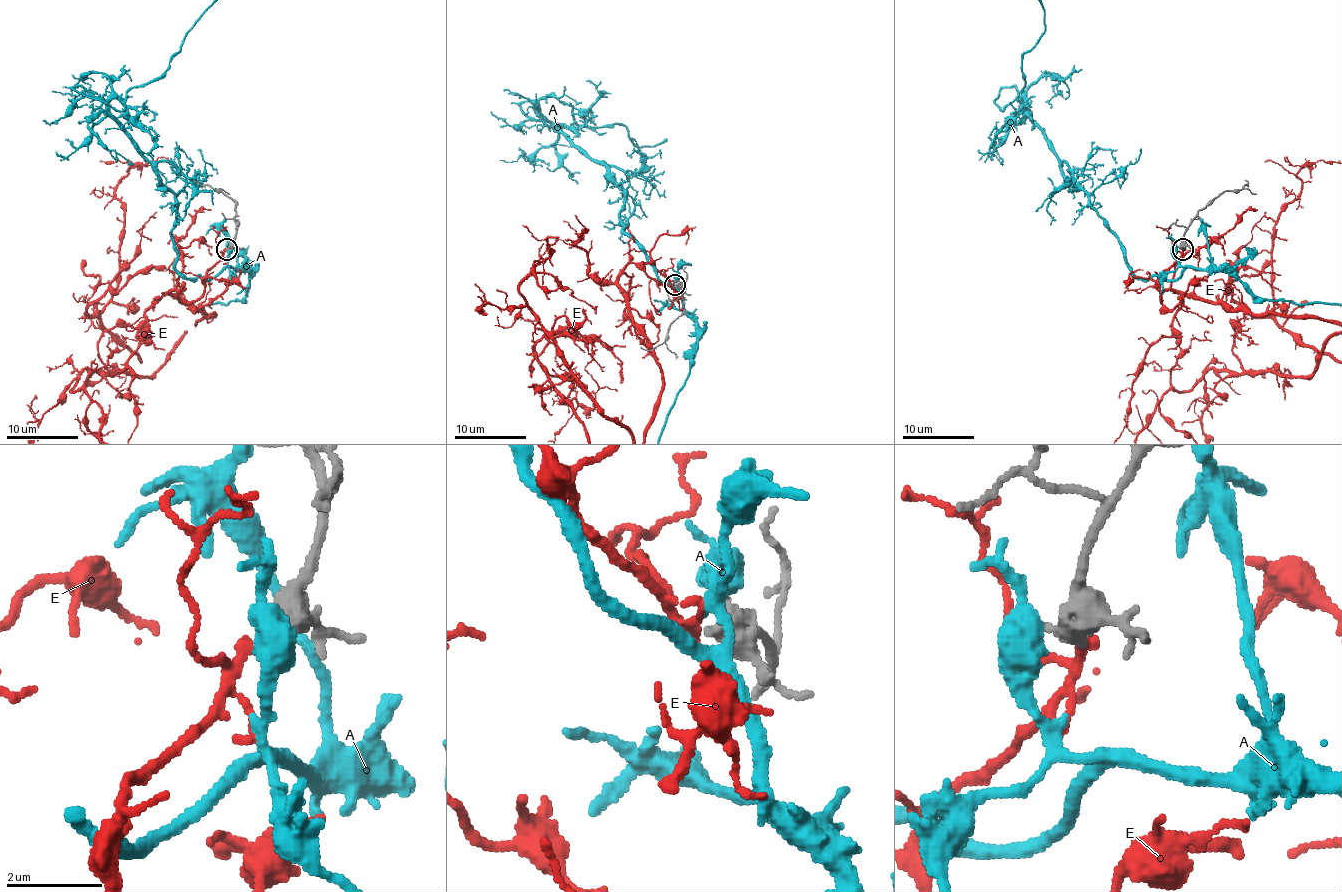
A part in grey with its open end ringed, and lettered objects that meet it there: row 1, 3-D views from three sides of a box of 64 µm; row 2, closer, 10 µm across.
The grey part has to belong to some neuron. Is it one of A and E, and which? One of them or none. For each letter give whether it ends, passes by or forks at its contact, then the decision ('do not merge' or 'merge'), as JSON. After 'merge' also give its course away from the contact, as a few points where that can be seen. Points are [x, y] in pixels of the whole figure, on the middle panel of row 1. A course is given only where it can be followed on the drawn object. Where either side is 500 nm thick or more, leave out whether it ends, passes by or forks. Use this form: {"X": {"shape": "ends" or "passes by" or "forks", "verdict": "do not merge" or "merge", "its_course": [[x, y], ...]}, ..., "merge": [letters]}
{"A": {"verdict": "do not merge"}, "E": {"verdict": "merge"}, "merge": ["E"]}

